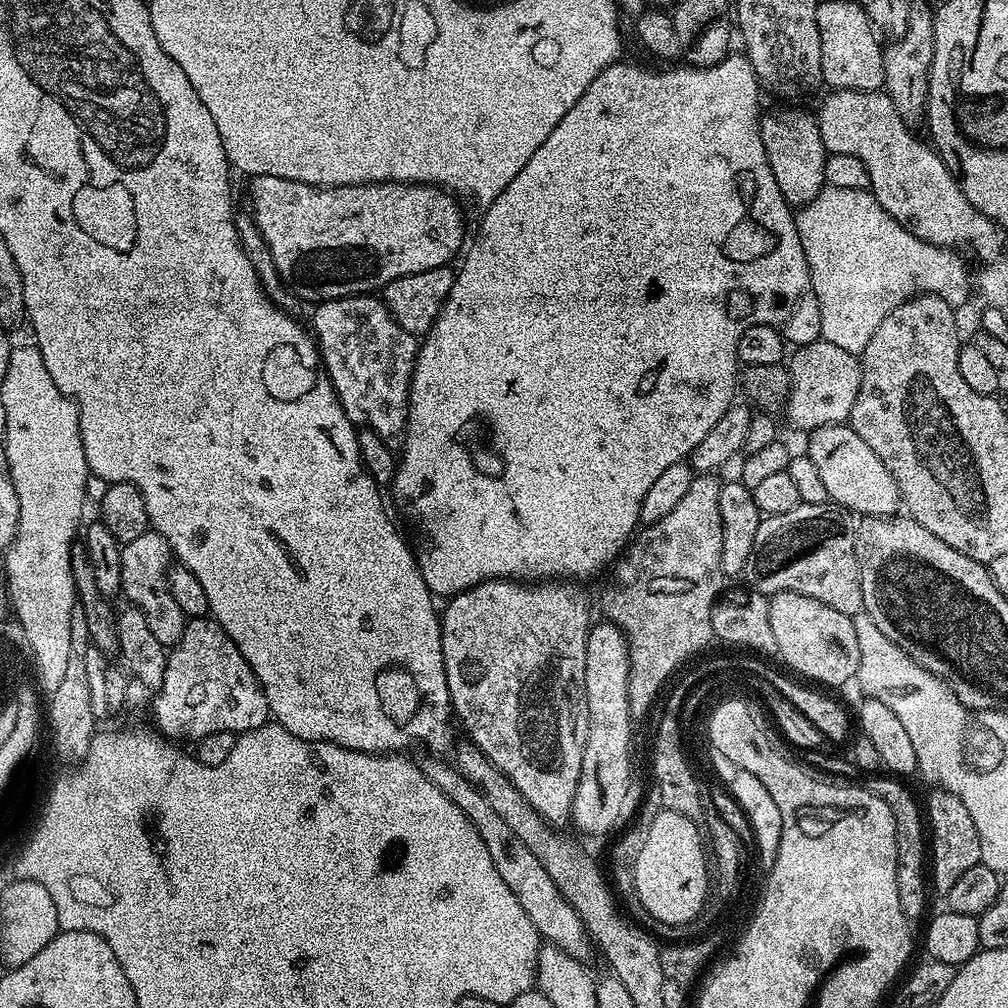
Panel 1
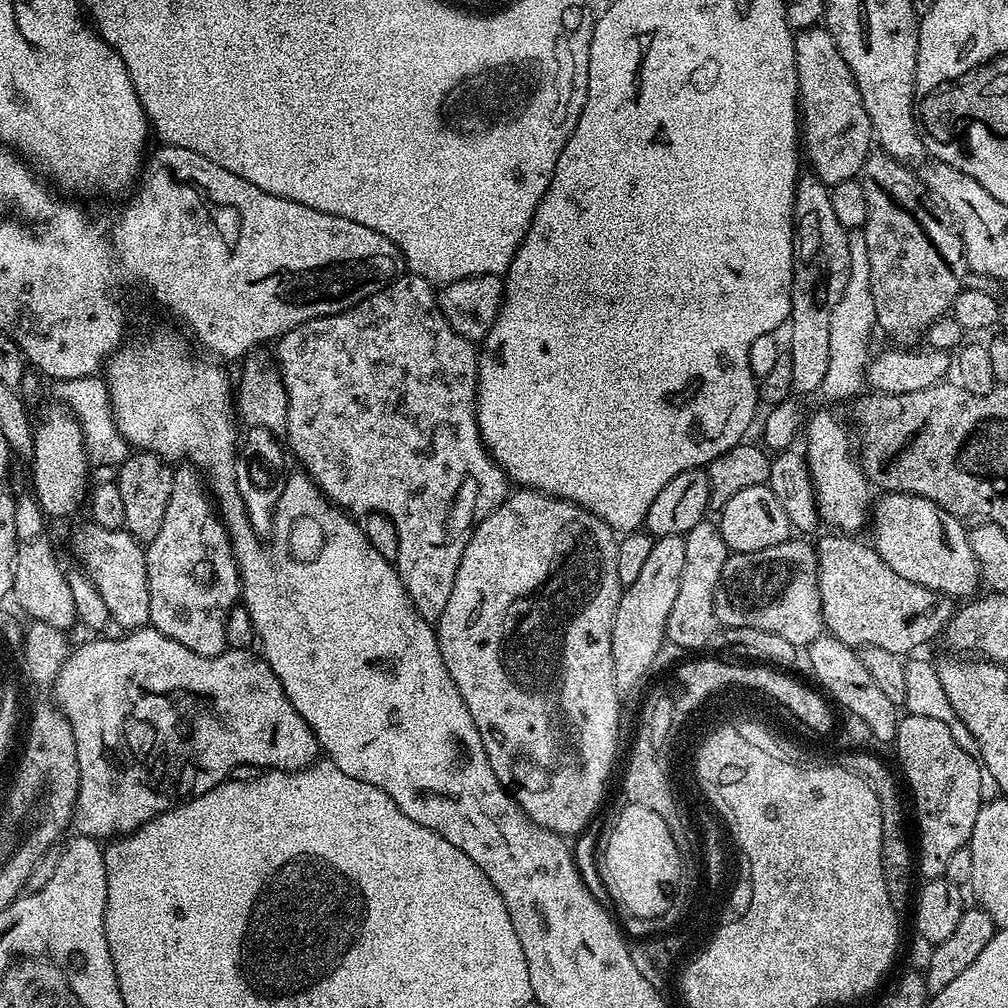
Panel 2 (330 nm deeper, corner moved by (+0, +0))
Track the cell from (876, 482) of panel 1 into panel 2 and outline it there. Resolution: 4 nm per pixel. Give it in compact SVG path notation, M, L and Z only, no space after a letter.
M888 490L883 495L877 504L875 501L870 512L871 543L890 570L944 596L975 597L976 587L981 587L982 579L968 541L969 531L960 525L963 523L951 512L945 512L934 502L915 496L913 492Z

